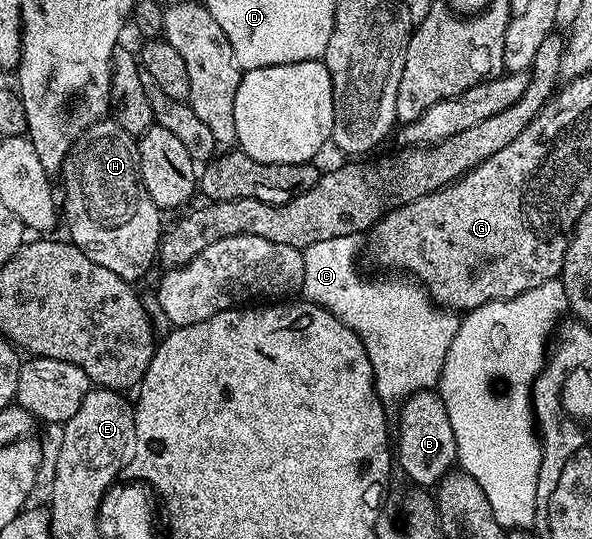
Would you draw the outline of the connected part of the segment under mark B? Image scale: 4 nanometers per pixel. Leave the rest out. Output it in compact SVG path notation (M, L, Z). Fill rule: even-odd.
M421 390L402 403L396 430L396 466L411 478L418 488L434 488L443 476L451 473L458 460L456 436L452 436L452 423L448 420L448 408L434 390Z

